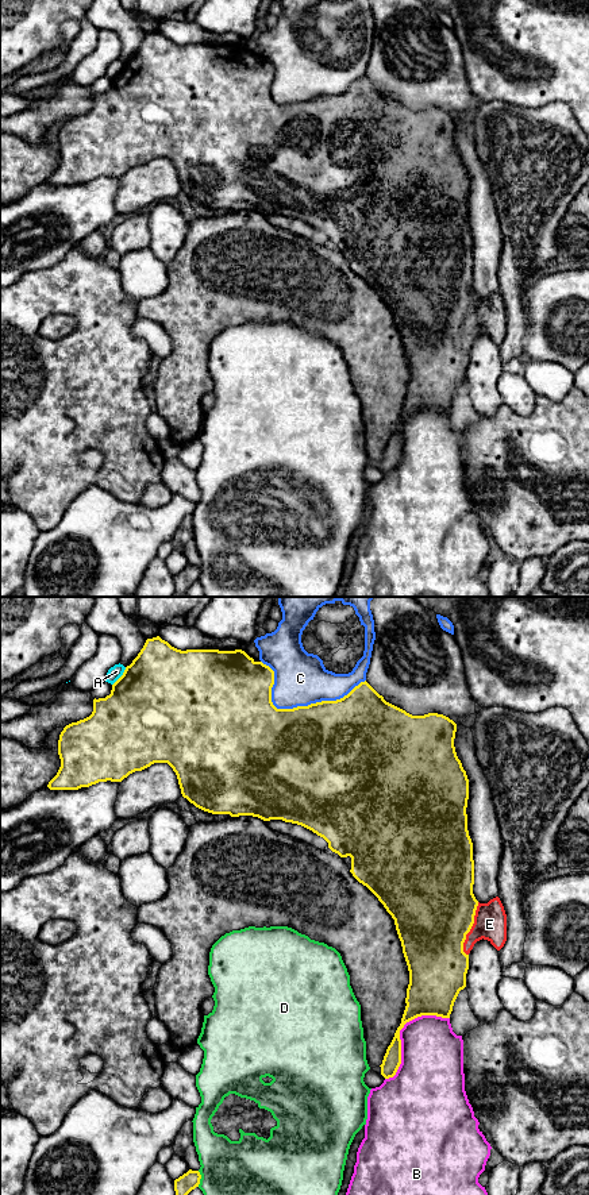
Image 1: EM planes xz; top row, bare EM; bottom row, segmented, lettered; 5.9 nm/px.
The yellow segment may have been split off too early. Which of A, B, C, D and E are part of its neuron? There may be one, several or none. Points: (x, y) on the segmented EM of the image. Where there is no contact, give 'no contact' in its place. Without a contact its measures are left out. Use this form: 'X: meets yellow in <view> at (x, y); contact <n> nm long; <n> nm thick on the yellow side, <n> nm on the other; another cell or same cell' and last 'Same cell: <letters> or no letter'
A: meets yellow in xz at (120, 677); contact 140 nm long; 500 nm thick on the yellow side, 80 nm on the other; another cell
B: meets yellow in xz at (399, 1032); contact 550 nm long; 200 nm thick on the yellow side, 360 nm on the other; another cell
C: meets yellow in xz at (297, 706); contact 650 nm long; 500 nm thick on the yellow side, 320 nm on the other; another cell
D: meets yellow in xz at (199, 1179); contact 100 nm long; 110 nm thick on the yellow side, 320 nm on the other; another cell
E: meets yellow in xz at (470, 928); contact 320 nm long; 480 nm thick on the yellow side, 190 nm on the other; same cell
Same cell: E

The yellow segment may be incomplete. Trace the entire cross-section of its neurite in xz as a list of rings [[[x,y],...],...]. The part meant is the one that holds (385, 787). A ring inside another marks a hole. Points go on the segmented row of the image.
[[[159,636],[147,639],[138,656],[126,667],[123,675],[112,685],[111,694],[93,699],[93,712],[89,717],[72,722],[63,728],[58,740],[61,767],[49,782],[50,790],[78,790],[99,782],[122,782],[130,774],[142,771],[154,763],[168,763],[177,775],[181,794],[196,807],[212,814],[230,814],[231,817],[253,816],[263,821],[282,820],[301,825],[328,843],[328,848],[340,857],[351,857],[353,876],[366,886],[384,905],[394,920],[401,941],[403,953],[409,971],[405,1010],[390,1045],[386,1049],[381,1067],[385,1079],[393,1078],[401,1064],[400,1030],[404,1025],[421,1015],[450,1018],[454,1002],[461,990],[466,987],[469,953],[480,940],[488,940],[497,951],[507,941],[507,914],[498,897],[488,903],[480,903],[473,894],[474,860],[473,843],[467,830],[469,779],[457,756],[454,739],[457,724],[438,713],[412,716],[405,710],[386,702],[366,681],[355,686],[347,695],[336,701],[322,701],[293,709],[277,709],[272,702],[274,671],[255,662],[245,651],[186,649],[172,647]]]

